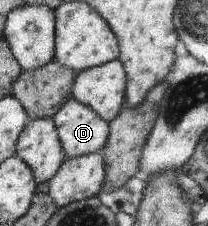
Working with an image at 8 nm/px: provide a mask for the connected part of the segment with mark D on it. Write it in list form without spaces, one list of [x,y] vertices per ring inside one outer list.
[[[71,97],[52,119],[66,158],[101,153],[109,136],[109,125],[97,112]]]

